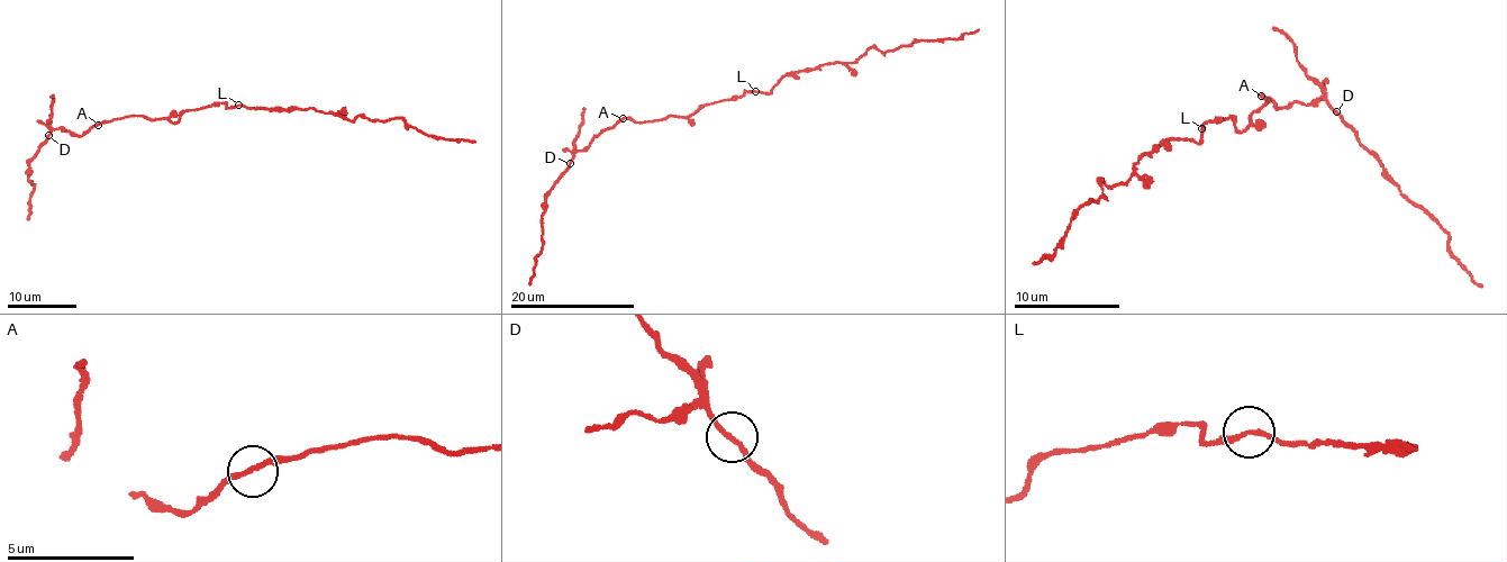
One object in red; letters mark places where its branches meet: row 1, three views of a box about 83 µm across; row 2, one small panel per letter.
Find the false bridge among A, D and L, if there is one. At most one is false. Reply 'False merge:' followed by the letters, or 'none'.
False merge: L

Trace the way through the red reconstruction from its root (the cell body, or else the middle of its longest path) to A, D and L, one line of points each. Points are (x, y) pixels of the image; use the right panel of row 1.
A: (1234, 119), (1234, 128), (1243, 133), (1250, 126), (1250, 115), (1268, 102), (1269, 99), (1261, 96)
D: (1234, 119), (1243, 133), (1250, 115), (1268, 102), (1261, 94), (1280, 108), (1319, 98), (1336, 111)
L: (1234, 119), (1231, 116), (1219, 124), (1205, 121), (1203, 129)

